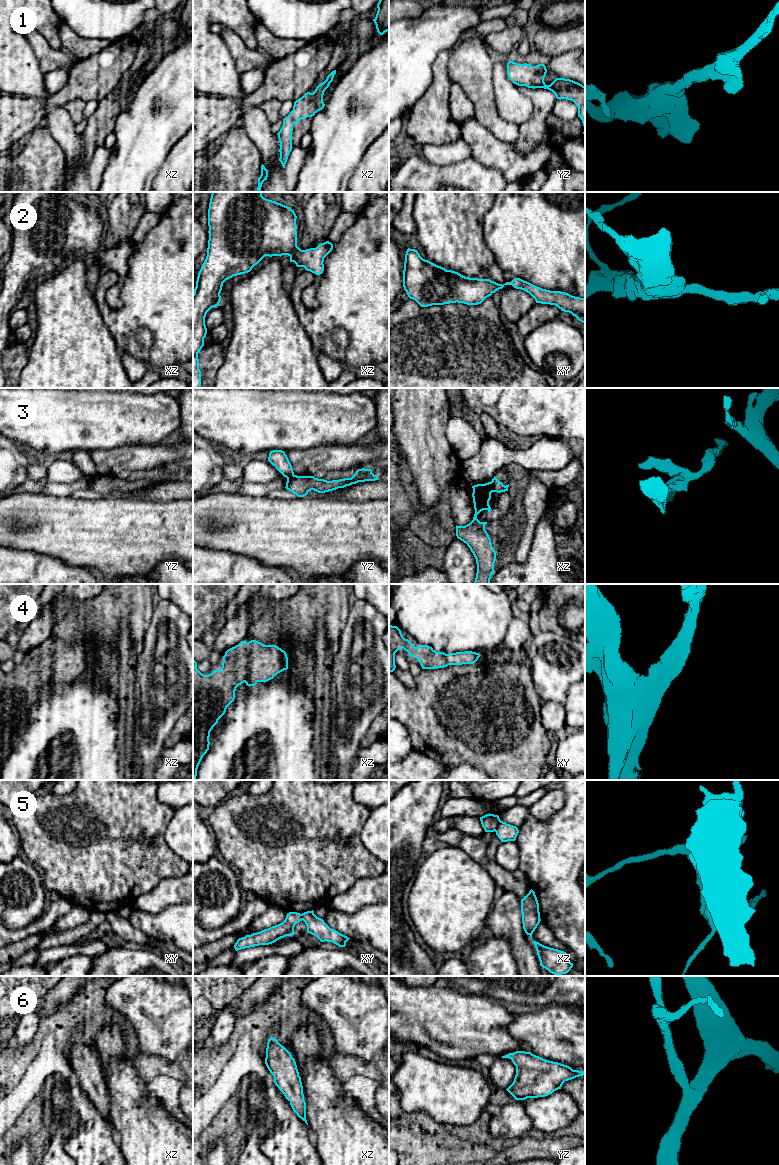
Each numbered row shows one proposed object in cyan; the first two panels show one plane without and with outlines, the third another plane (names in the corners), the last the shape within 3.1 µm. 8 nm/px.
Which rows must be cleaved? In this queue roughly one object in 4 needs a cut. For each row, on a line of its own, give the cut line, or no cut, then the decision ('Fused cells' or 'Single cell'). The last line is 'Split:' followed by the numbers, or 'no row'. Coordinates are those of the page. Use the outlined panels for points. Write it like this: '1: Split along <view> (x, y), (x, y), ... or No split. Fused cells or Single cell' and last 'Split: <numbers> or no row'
1: No split. Single cell
2: No split. Single cell
3: Split along xz (490, 482), (496, 491). Fused cells
4: No split. Single cell
5: Split along xz (500, 820), (494, 830). Fused cells
6: No split. Single cell
Split: 3, 5

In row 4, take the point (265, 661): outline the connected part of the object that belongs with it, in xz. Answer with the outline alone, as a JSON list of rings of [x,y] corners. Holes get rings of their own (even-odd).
[[[244,640],[228,649],[223,656],[221,669],[209,675],[202,674],[193,660],[193,780],[196,780],[198,766],[209,750],[210,732],[234,701],[236,688],[244,682],[249,687],[258,682],[267,682],[287,669],[288,657],[284,650],[256,640],[248,643]]]

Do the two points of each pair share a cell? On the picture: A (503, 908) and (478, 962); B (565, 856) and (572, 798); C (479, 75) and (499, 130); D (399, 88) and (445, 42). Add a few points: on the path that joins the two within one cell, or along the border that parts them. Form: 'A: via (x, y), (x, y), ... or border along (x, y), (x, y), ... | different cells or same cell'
A: border along (494, 934), (505, 938), (512, 950) | different cells
B: via (571, 842), (572, 812) | same cell
C: via (480, 89), (488, 116) | same cell
D: via (406, 75), (432, 49) | same cell

